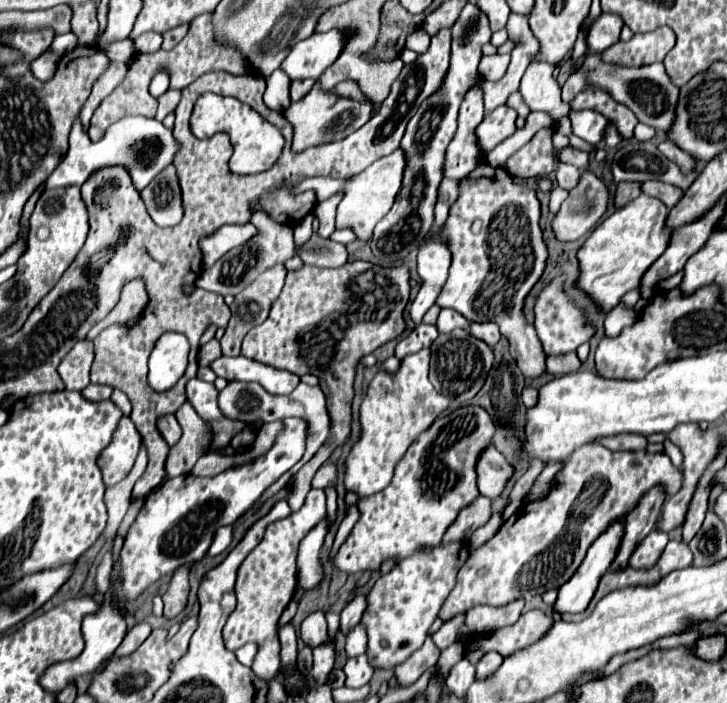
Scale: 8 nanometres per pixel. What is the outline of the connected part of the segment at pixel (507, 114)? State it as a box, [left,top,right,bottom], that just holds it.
[477,106,517,154]

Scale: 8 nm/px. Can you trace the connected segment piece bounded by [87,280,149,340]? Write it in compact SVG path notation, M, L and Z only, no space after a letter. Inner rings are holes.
M133 280L133 282L129 282L129 284L123 288L121 300L117 302L117 306L111 310L111 314L109 314L105 320L101 320L101 322L89 332L87 338L93 340L103 328L107 328L107 326L111 326L111 324L121 324L121 322L129 320L131 316L141 314L143 308L147 306L147 300L149 300L149 296L147 296L147 288L145 288L143 280Z

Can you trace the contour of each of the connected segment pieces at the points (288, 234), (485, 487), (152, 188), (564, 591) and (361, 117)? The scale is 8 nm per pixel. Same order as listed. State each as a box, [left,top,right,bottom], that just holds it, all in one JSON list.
[[195,210,303,296],[477,446,513,500],[141,164,183,226],[555,518,623,612],[283,82,373,152]]

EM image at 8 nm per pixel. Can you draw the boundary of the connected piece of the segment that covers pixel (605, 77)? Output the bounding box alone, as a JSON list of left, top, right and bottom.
[563,54,679,132]

